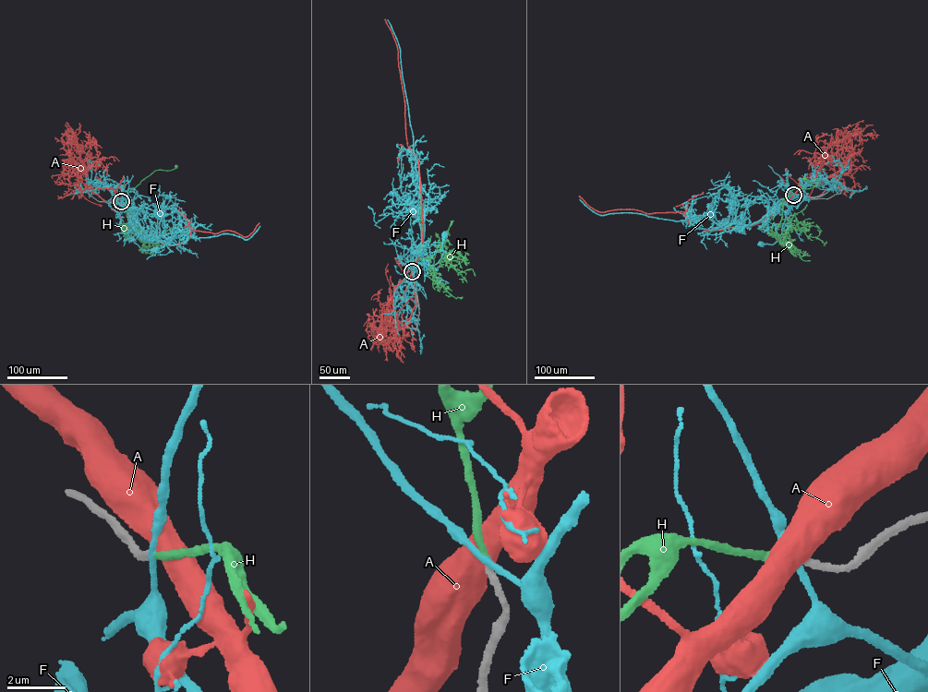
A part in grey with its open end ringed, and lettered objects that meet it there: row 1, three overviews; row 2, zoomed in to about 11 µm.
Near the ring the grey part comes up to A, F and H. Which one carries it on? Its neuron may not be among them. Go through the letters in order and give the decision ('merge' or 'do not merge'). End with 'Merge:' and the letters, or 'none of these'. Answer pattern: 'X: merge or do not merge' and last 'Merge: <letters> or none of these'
A: do not merge
F: do not merge
H: merge
Merge: H

